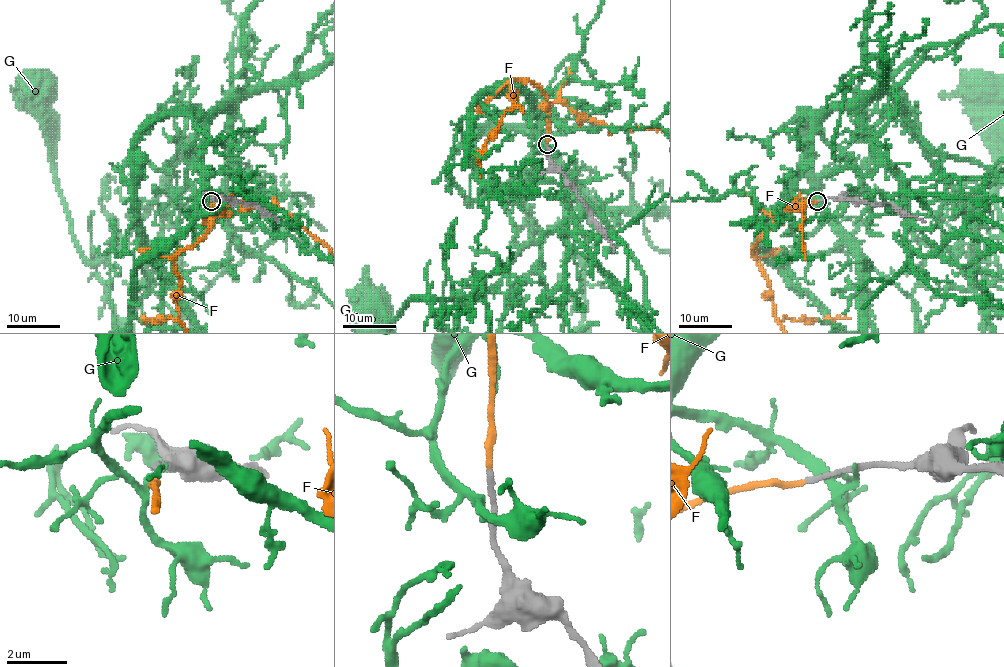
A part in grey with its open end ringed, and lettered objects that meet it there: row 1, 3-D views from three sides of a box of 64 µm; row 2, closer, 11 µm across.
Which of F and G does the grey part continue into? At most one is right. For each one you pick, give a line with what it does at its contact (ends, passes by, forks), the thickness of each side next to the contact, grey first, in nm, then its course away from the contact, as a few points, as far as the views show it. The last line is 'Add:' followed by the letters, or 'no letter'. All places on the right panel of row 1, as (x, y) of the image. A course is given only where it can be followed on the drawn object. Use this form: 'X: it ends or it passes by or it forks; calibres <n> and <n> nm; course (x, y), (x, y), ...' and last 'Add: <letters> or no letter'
F: it ends; calibres 180 and 200 nm
Add: F

